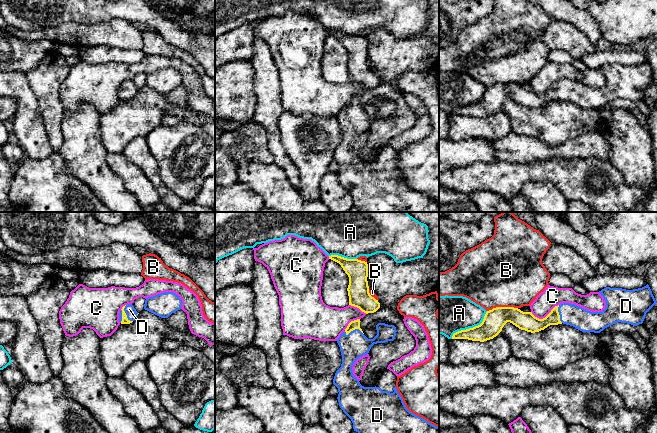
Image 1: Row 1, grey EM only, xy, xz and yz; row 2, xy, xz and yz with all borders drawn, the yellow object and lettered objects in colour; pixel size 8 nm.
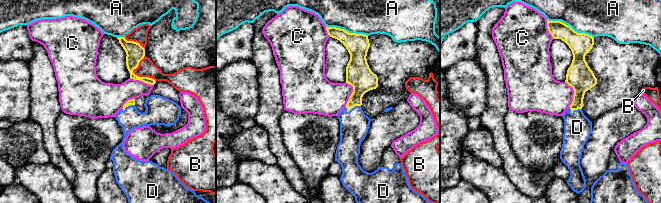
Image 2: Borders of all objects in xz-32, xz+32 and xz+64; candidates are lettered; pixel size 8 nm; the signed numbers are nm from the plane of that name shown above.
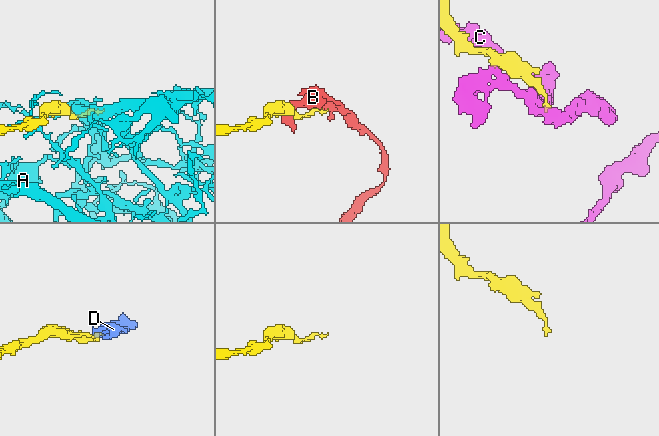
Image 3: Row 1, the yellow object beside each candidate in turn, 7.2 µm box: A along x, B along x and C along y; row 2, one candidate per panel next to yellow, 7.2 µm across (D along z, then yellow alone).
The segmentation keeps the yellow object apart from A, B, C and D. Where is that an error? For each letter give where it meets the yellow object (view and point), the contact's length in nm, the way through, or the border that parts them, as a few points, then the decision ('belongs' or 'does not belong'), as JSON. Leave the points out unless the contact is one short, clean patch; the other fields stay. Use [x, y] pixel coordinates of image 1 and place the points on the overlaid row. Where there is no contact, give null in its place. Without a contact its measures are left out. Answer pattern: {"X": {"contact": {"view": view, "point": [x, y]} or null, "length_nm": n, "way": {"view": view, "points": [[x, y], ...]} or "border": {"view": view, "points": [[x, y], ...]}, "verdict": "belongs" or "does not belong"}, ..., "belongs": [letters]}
{"A": {"contact": {"view": "yz", "point": [470, 328]}, "length_nm": 360, "verdict": "does not belong"}, "B": {"contact": {"view": "yz", "point": [502, 307]}, "length_nm": 260, "verdict": "does not belong"}, "C": {"contact": {"view": "yz", "point": [545, 317]}, "length_nm": 240, "verdict": "does not belong"}, "D": {"contact": {"view": "xy", "point": [125, 314]}, "length_nm": 150, "way": {"view": "xy", "points": [[125, 320], [125, 314], [129, 309]]}, "verdict": "belongs"}, "belongs": ["D"]}

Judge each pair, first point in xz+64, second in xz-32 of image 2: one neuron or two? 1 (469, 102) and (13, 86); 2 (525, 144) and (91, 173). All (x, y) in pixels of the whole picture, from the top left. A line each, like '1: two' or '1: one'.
1: one
2: one

